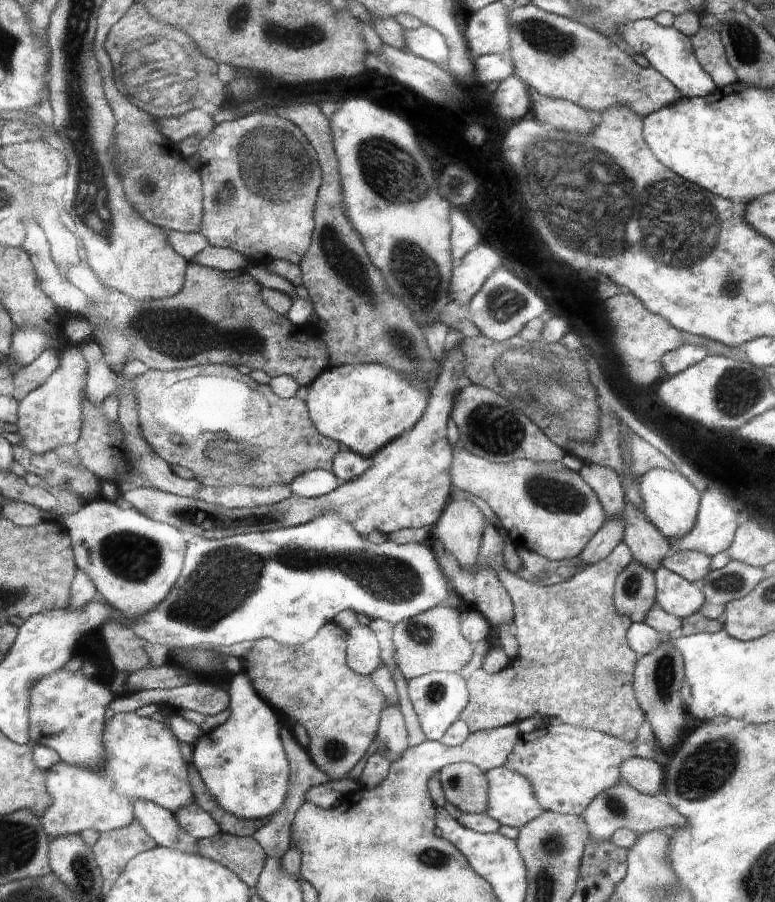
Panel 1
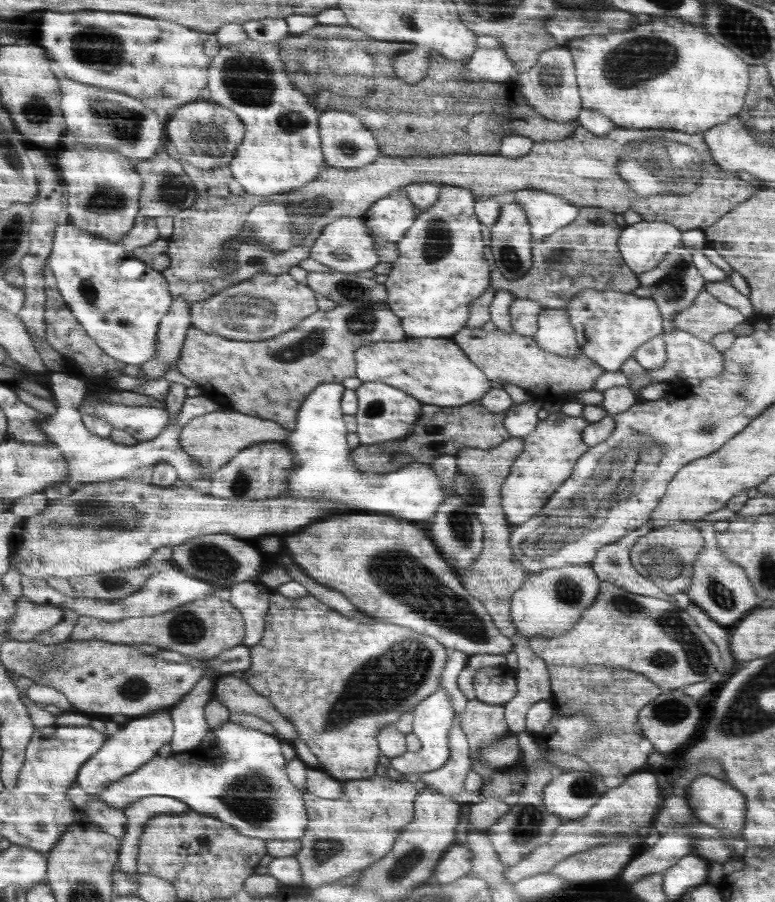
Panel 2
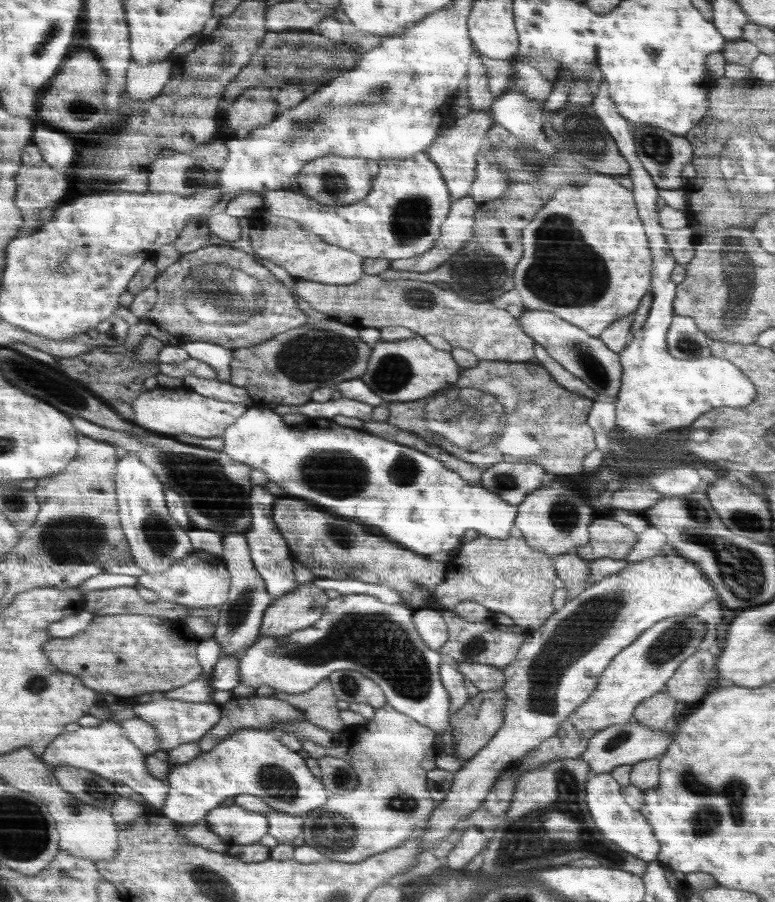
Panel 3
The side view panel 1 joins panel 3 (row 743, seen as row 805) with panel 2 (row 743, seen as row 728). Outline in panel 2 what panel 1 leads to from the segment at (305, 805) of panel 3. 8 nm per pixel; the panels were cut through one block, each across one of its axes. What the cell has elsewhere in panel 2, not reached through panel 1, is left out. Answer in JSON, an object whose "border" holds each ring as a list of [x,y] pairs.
{"border":[[[230,719],[220,730],[216,730],[216,744],[213,747],[196,747],[178,754],[161,753],[134,774],[101,792],[101,800],[105,800],[110,807],[126,811],[146,796],[173,796],[186,802],[196,812],[213,815],[232,824],[243,836],[261,840],[300,840],[306,831],[308,816],[303,792],[288,780],[286,764],[282,740],[278,736]]]}

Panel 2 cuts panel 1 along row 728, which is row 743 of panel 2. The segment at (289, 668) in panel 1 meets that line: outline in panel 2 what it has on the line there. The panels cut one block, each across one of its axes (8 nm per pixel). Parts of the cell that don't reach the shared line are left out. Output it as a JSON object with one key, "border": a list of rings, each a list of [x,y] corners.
{"border":[[[272,591],[264,634],[260,642],[250,648],[251,667],[242,676],[258,694],[266,697],[268,690],[268,700],[296,727],[299,738],[316,755],[322,770],[341,782],[362,780],[371,776],[348,774],[374,774],[380,756],[379,742],[376,742],[378,730],[394,724],[402,713],[416,708],[439,690],[449,658],[445,648],[435,637],[382,618],[372,618],[368,624],[352,622],[352,618],[330,610],[330,605],[314,595],[290,600]]]}

